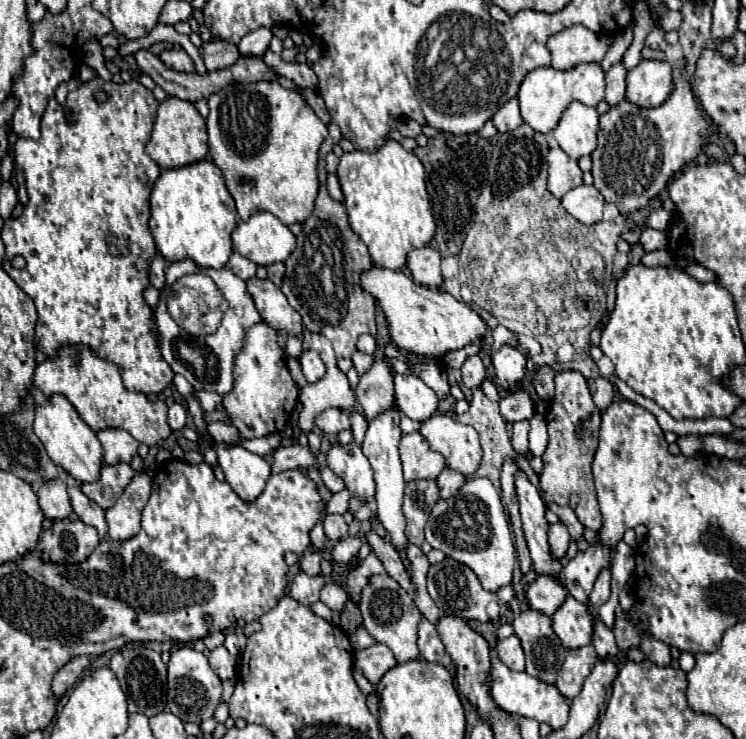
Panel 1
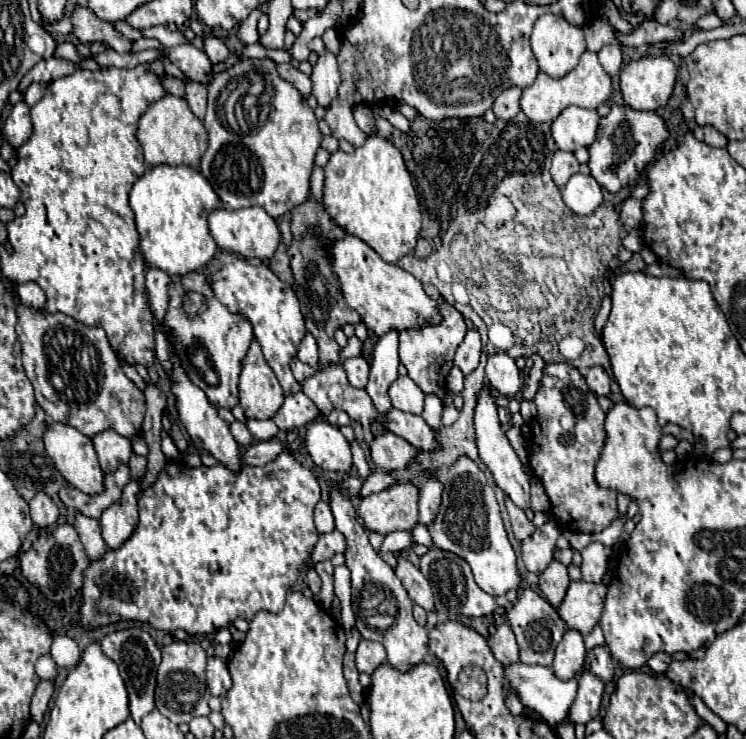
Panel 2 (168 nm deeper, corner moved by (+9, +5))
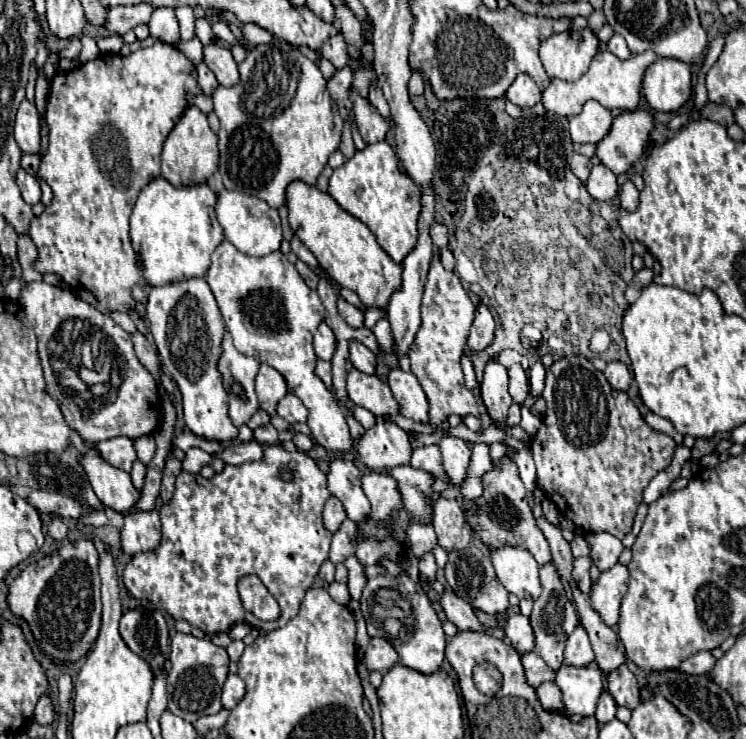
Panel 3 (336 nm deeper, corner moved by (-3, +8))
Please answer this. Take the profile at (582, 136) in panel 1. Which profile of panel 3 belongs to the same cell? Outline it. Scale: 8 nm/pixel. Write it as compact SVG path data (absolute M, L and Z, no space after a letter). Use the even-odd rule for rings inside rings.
M588 100L584 104L582 114L570 118L570 136L576 146L584 142L596 144L600 142L600 138L604 138L604 134L608 134L610 126L612 126L610 110L598 104L596 100Z

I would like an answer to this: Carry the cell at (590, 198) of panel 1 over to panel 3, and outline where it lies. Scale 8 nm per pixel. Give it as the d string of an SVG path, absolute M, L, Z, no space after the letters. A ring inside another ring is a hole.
M598 164L590 172L586 188L590 196L596 200L612 200L618 192L618 178L610 168L606 168L604 164Z

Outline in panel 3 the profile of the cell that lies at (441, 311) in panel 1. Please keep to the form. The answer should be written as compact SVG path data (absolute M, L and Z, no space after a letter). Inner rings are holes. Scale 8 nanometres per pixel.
M294 180L286 188L286 208L292 232L318 258L320 266L342 286L354 290L364 306L386 308L388 294L400 286L400 264L392 262L378 246L374 234L358 218L348 214L336 200L302 180Z

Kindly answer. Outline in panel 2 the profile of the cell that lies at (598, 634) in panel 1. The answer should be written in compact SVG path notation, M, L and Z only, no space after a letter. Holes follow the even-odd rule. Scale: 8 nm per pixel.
M604 645L594 647L588 653L588 667L592 673L596 673L602 681L610 681L614 677L614 665L612 665L612 657L610 651Z

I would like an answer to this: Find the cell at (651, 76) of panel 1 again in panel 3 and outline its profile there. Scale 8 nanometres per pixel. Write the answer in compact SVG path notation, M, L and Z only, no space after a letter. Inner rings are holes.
M658 58L644 74L642 92L650 108L658 112L678 112L692 94L692 70L686 62Z

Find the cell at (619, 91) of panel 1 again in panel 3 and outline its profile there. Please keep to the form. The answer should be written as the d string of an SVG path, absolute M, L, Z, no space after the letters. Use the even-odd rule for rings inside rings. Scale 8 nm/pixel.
M614 34L614 36L608 40L608 50L610 50L612 54L616 54L618 58L630 58L630 56L632 56L632 52L628 50L628 46L626 46L624 38L620 38L620 34Z

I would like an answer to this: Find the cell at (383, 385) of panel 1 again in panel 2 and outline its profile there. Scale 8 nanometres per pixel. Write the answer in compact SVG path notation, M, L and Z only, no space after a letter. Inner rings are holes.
M362 355L344 361L342 367L346 369L346 375L348 375L348 381L350 381L352 387L356 387L356 389L364 389L366 387L370 365L366 363L366 359Z

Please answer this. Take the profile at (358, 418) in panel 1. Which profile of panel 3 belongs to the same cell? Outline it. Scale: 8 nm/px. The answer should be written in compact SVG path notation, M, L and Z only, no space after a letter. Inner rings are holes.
M410 464L402 466L400 470L390 470L390 476L398 480L398 488L402 492L406 510L410 516L416 518L416 522L430 524L432 522L432 484L434 476L426 470L414 468Z

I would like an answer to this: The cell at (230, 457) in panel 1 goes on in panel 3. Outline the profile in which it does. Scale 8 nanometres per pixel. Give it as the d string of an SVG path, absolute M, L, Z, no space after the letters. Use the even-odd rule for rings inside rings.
M190 278L178 284L150 288L146 318L150 322L164 370L172 374L182 394L186 426L196 436L206 440L236 440L238 428L232 426L228 418L228 392L222 386L222 374L218 370L226 326L208 282L204 278Z

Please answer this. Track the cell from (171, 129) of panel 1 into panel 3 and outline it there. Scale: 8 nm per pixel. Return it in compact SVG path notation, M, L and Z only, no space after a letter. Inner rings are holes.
M190 106L174 130L168 134L164 150L162 150L162 178L166 178L172 186L192 186L206 182L218 170L218 138L210 130L206 116Z

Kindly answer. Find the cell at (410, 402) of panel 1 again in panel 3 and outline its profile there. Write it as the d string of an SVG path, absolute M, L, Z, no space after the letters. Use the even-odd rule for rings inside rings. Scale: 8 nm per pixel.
M400 368L392 369L388 374L388 386L398 402L398 412L404 418L414 422L428 420L428 400L412 372L404 372Z

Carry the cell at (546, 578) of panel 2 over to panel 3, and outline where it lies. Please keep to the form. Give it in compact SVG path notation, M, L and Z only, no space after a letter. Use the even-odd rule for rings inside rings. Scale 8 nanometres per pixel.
M590 556L574 560L574 572L572 572L572 576L578 582L580 590L584 590L584 594L588 594L590 586L592 586L592 582L590 582L590 566L592 566L592 558Z

